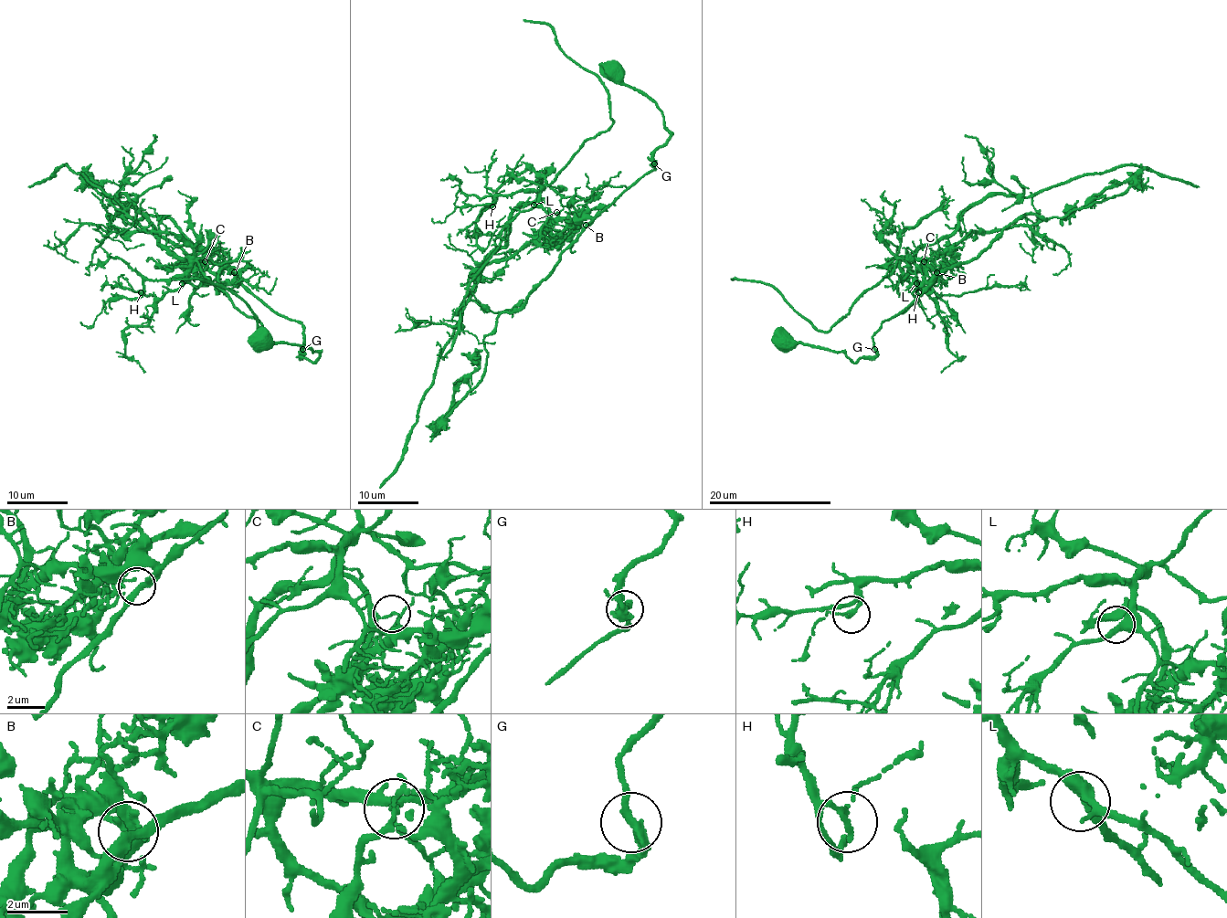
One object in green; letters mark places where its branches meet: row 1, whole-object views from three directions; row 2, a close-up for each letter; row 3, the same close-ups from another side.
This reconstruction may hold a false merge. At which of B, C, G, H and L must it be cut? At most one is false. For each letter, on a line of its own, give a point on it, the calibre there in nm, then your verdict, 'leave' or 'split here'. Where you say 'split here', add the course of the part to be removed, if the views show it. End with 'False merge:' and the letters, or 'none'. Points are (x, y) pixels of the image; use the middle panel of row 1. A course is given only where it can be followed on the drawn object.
B: place (586, 225); calibre 320 nm; leave
C: place (556, 212); calibre 130 nm; split here; course (556, 213), (541, 200), (522, 204), (513, 213), (508, 240), (489, 256), (438, 359), (397, 469), (379, 488)
G: place (654, 163); calibre 360 nm; leave
H: place (492, 206); calibre 150 nm; leave
L: place (534, 205); calibre 400 nm; leave
False merge: C

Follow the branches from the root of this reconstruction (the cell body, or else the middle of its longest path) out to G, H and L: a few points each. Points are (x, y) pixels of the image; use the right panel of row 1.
G: (783, 342), (792, 340), (830, 351), (841, 351), (853, 361), (862, 356), (873, 356), (876, 353), (875, 349)
H: (783, 342), (841, 351), (853, 361), (873, 356), (872, 335), (930, 285), (921, 286), (903, 276), (918, 292)
L: (783, 342), (841, 351), (853, 361), (873, 356), (876, 349), (872, 335), (930, 281), (928, 286), (916, 283)

